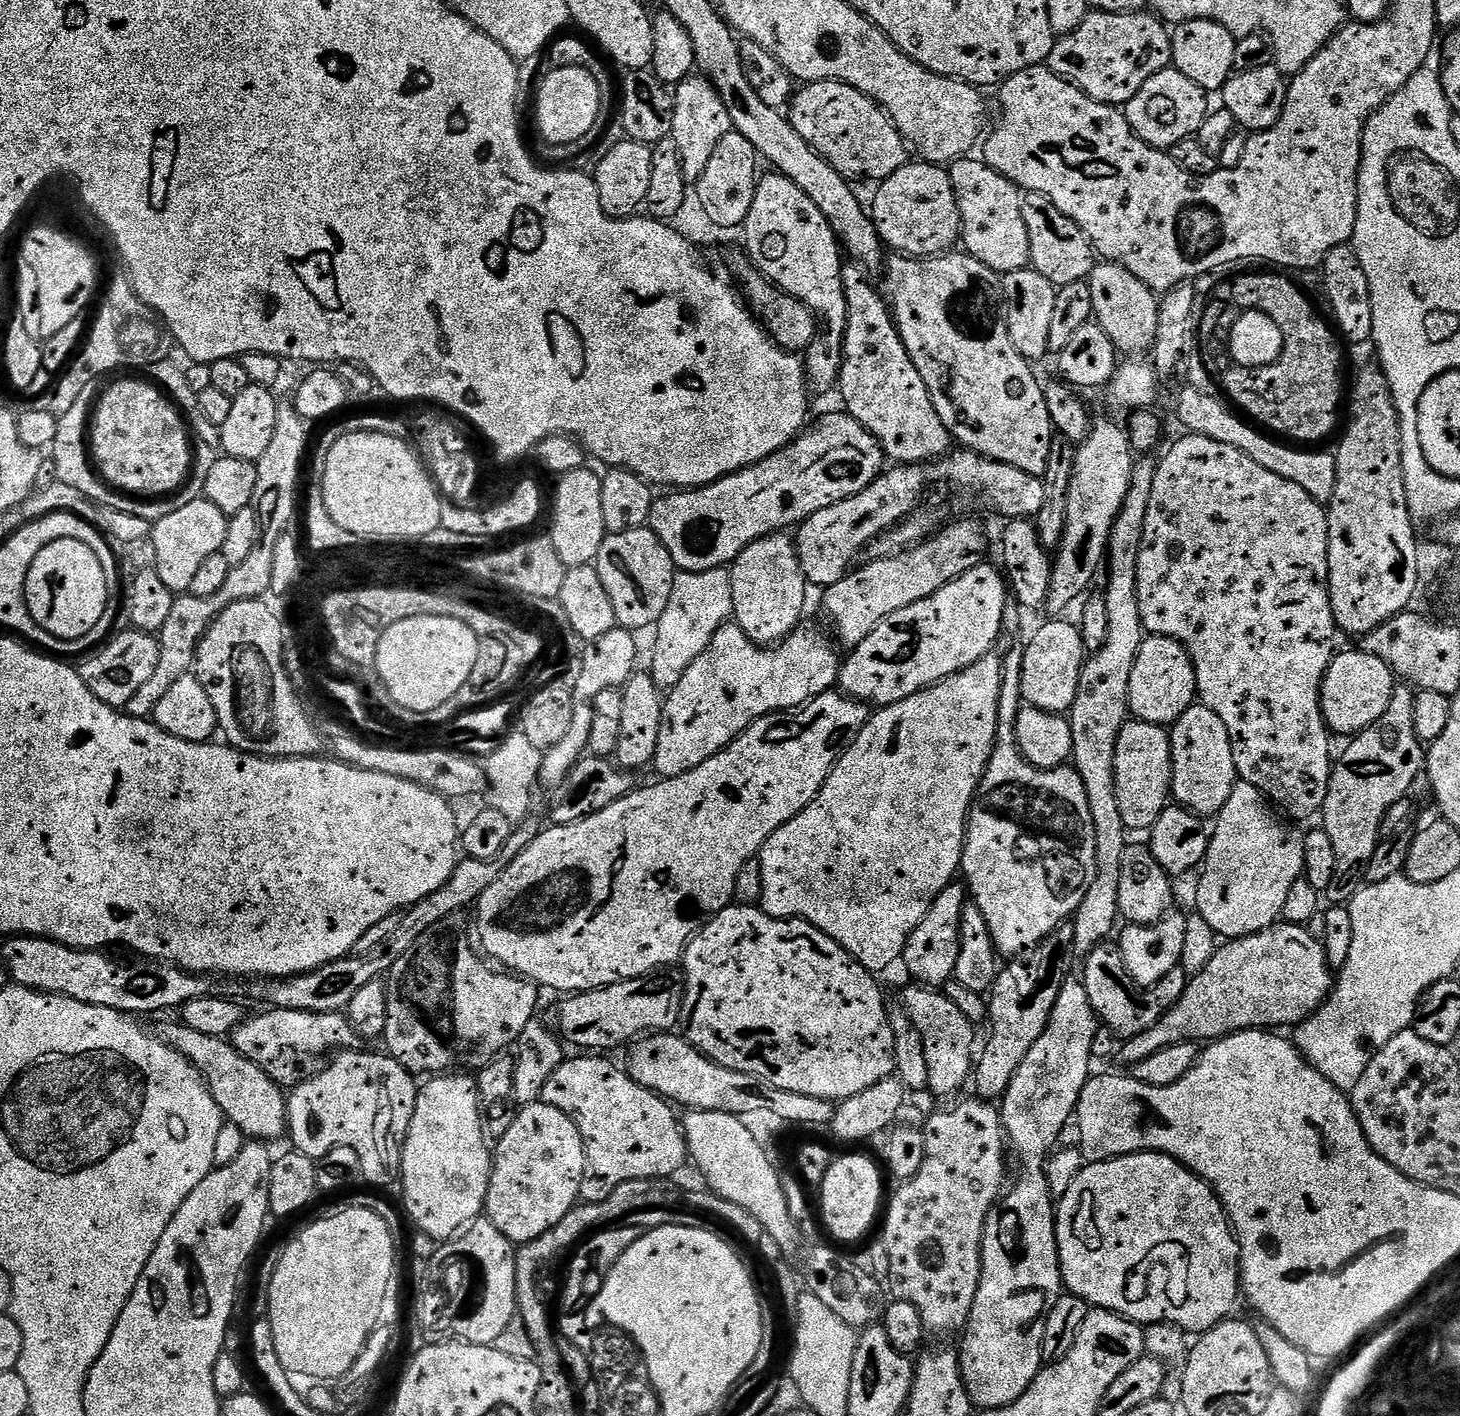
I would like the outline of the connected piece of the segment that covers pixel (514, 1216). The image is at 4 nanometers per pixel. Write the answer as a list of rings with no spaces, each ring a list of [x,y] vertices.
[[[543,1102],[523,1105],[510,1122],[510,1128],[494,1144],[490,1190],[484,1203],[487,1220],[498,1226],[500,1233],[513,1246],[519,1246],[546,1234],[550,1226],[558,1226],[570,1209],[580,1200],[580,1187],[588,1159],[584,1153],[584,1139],[578,1126],[562,1110]]]

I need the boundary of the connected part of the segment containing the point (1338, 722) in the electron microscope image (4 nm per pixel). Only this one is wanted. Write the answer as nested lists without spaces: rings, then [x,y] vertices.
[[[1363,650],[1337,651],[1326,670],[1320,691],[1320,711],[1324,713],[1324,721],[1337,737],[1355,737],[1356,733],[1369,728],[1371,724],[1378,722],[1378,718],[1382,718],[1382,714],[1386,714],[1386,706],[1390,706],[1392,691],[1396,686],[1392,668],[1382,662],[1380,656]]]

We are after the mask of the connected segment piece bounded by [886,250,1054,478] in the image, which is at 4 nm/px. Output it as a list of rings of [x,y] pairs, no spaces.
[[[952,250],[947,254],[938,256],[926,256],[917,258],[903,254],[892,254],[887,257],[886,269],[888,268],[888,288],[890,293],[890,307],[892,315],[896,318],[896,328],[900,331],[902,342],[914,362],[918,366],[918,374],[922,374],[922,382],[926,382],[926,390],[930,390],[930,398],[934,402],[934,410],[938,410],[938,418],[948,427],[957,441],[960,440],[965,449],[979,453],[981,456],[989,456],[992,460],[1006,462],[1018,466],[1018,470],[1026,470],[1026,474],[1034,474],[1044,478],[1047,474],[1047,463],[1050,457],[1051,442],[1054,435],[1050,410],[1046,406],[1044,389],[1041,381],[1036,381],[1036,376],[1032,373],[1033,365],[1023,354],[1010,342],[1010,330],[1003,311],[996,309],[996,304],[992,301],[992,296],[984,287],[988,280],[997,279],[998,273],[990,266],[978,262],[978,258],[969,256],[960,250]]]

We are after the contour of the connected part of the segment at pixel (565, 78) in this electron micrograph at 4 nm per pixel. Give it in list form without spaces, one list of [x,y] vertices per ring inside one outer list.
[[[552,68],[549,73],[536,92],[536,124],[550,143],[576,144],[583,136],[590,135],[596,120],[601,119],[598,82],[589,72],[581,68]]]

